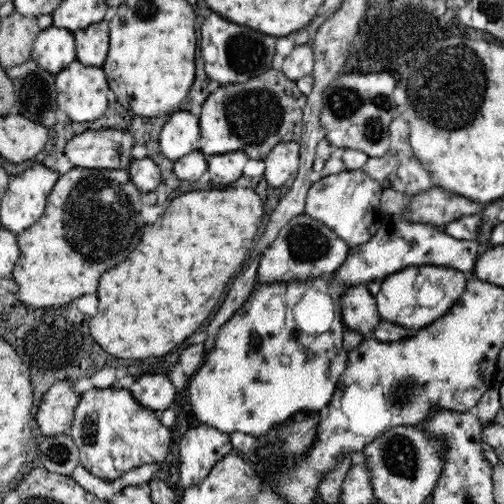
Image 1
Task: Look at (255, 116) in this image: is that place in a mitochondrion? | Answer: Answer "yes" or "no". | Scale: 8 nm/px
yes

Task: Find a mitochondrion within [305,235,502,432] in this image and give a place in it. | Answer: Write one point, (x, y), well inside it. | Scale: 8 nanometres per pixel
(402, 391)

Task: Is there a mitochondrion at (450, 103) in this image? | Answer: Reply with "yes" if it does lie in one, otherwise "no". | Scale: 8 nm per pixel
yes

